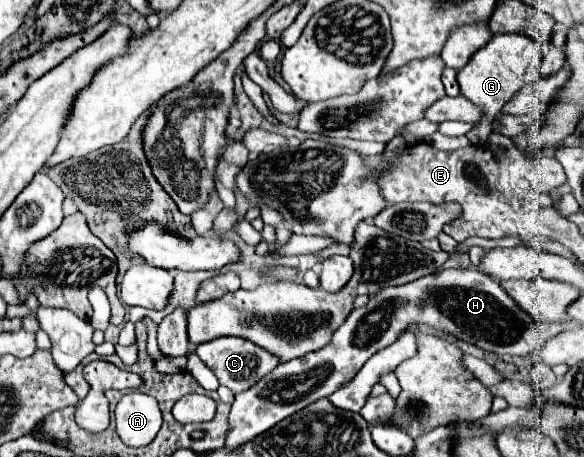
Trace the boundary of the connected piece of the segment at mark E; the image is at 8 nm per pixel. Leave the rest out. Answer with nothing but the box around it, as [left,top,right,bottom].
[380,143,516,243]

